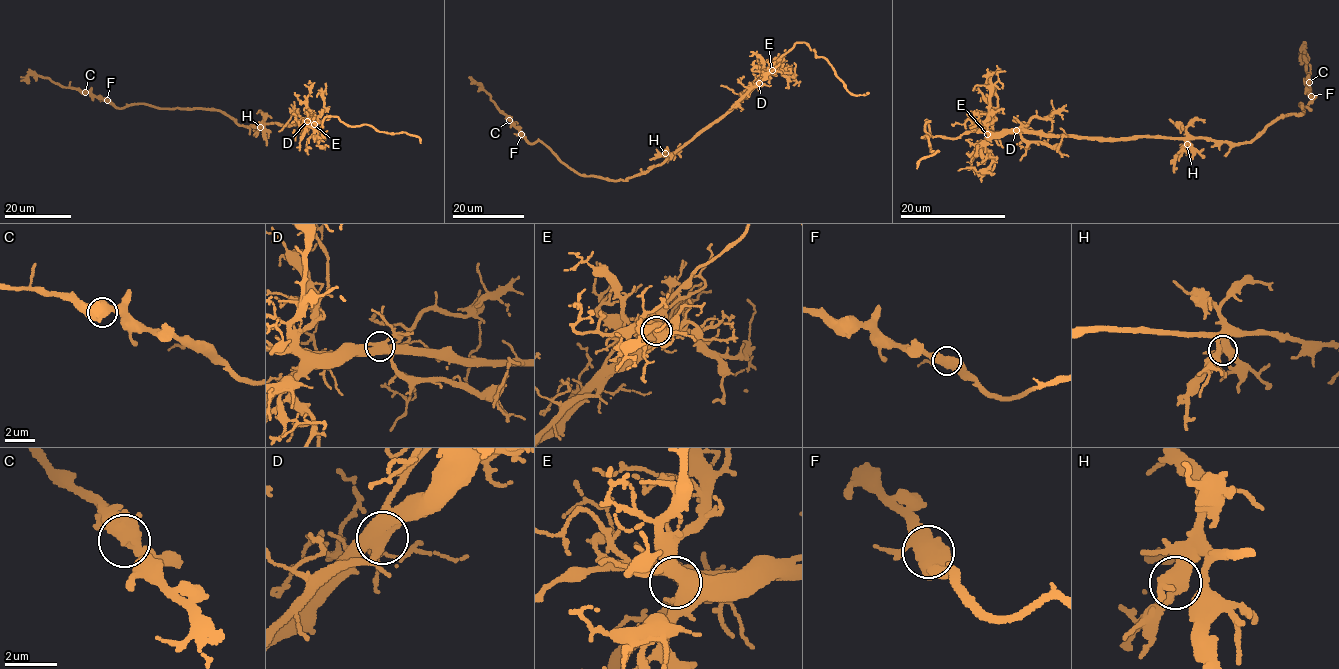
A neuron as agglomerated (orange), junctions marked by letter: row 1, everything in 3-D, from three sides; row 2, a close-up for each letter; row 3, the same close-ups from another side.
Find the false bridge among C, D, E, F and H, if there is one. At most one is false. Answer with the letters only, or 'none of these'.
none of these

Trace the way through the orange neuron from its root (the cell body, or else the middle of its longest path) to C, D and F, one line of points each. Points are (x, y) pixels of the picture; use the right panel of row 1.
C: (1192, 139), (1228, 143), (1254, 140), (1275, 119), (1304, 114), (1300, 103), (1299, 106), (1310, 110), (1309, 82)
D: (1192, 139), (1093, 139), (1041, 136), (1016, 130)
F: (1192, 139), (1250, 141), (1275, 119), (1304, 114), (1300, 103), (1299, 106), (1310, 110), (1311, 96)

